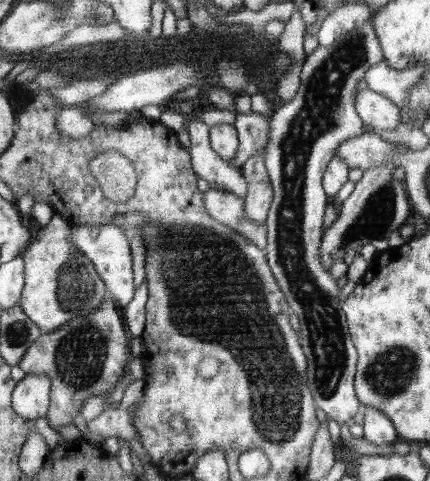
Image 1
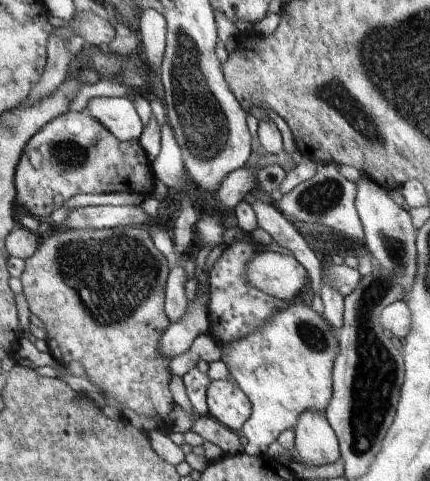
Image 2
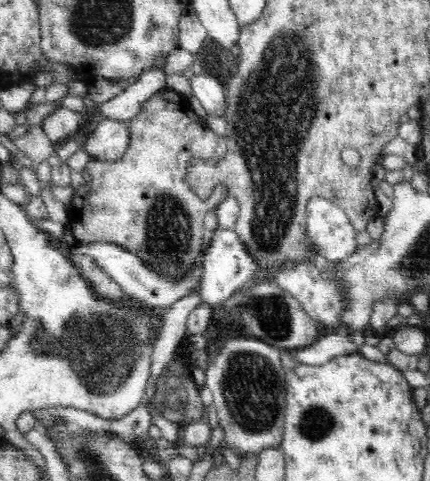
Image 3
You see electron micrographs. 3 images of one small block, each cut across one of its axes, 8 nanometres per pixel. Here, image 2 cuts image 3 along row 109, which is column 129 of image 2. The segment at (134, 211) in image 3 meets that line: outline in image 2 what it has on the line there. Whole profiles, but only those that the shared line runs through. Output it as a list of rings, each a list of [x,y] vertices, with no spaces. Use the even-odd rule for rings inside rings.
[[[65,112],[47,122],[25,146],[19,168],[15,170],[15,190],[17,202],[25,206],[33,218],[47,220],[47,216],[63,206],[75,194],[103,194],[103,192],[137,192],[143,198],[151,196],[153,186],[151,164],[139,146],[139,142],[119,142],[99,120],[91,118],[87,112]]]

